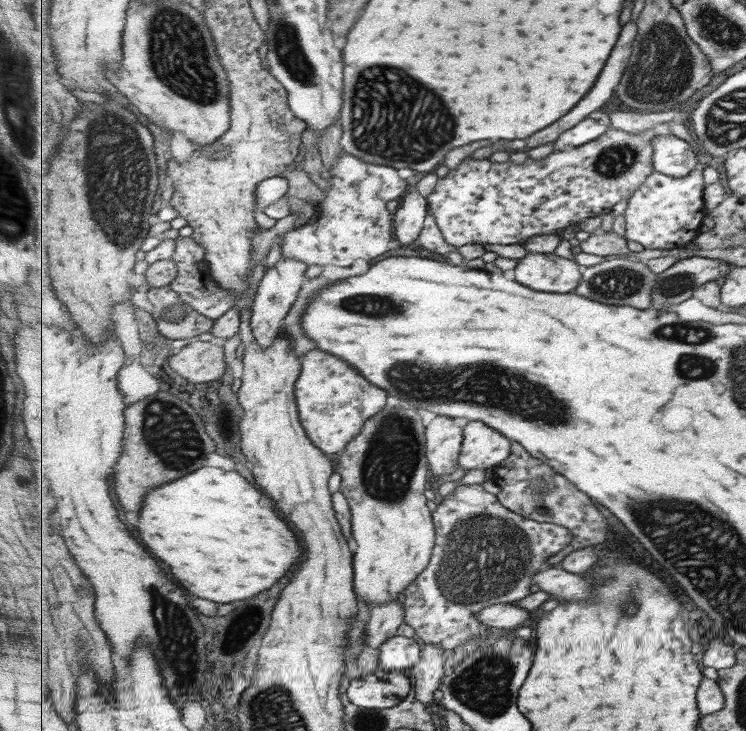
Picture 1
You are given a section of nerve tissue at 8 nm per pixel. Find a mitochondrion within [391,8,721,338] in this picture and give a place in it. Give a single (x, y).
(671, 69)

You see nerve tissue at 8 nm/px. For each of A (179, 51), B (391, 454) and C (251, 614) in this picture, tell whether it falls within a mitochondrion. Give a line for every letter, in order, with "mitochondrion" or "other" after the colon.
A: mitochondrion
B: mitochondrion
C: other

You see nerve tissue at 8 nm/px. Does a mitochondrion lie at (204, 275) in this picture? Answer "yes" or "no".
no

